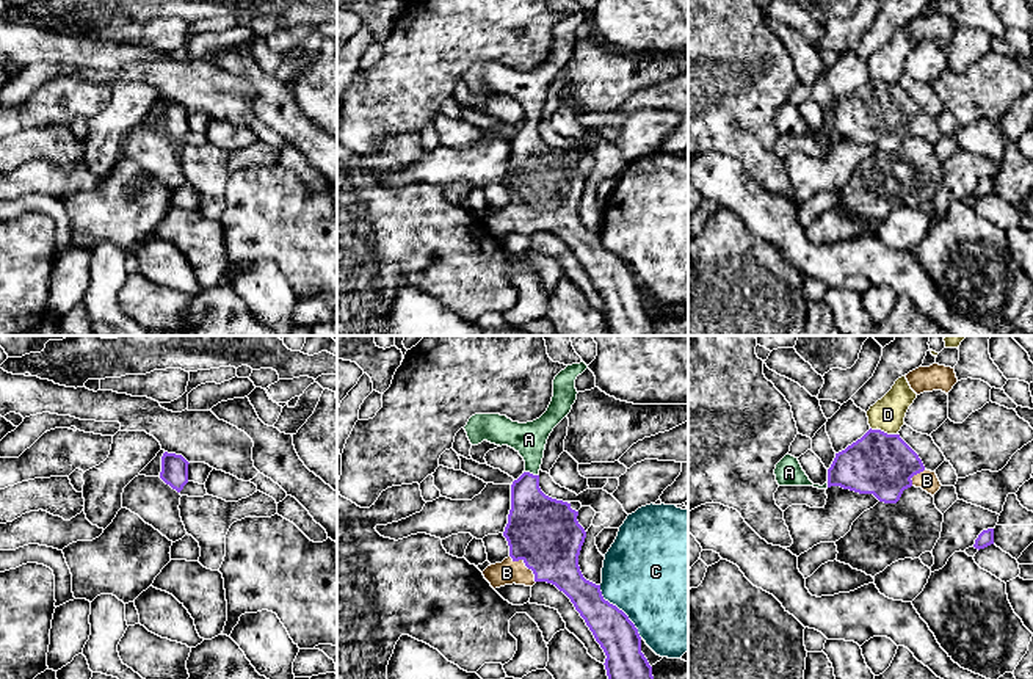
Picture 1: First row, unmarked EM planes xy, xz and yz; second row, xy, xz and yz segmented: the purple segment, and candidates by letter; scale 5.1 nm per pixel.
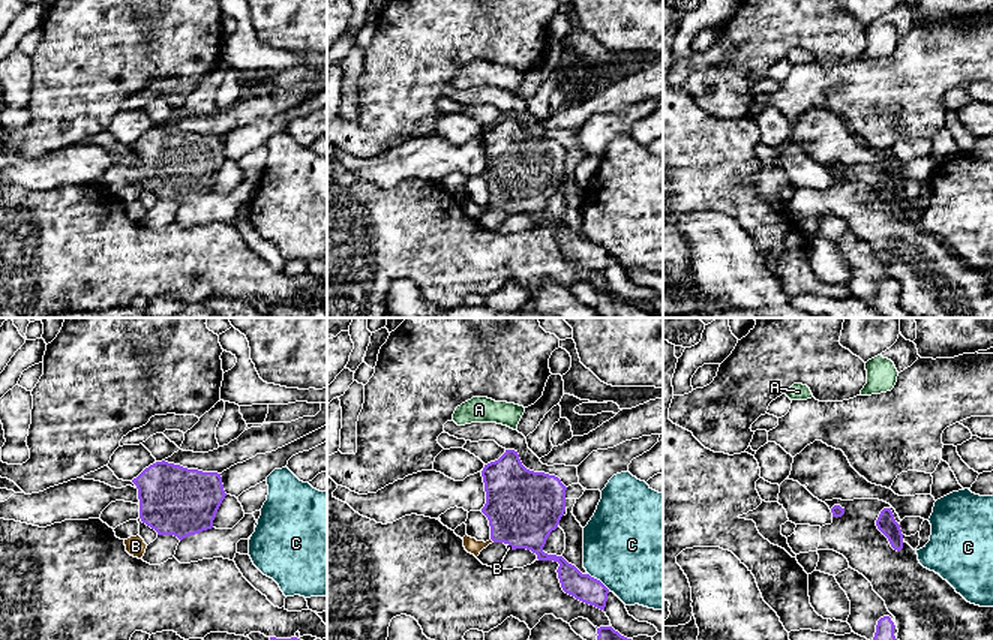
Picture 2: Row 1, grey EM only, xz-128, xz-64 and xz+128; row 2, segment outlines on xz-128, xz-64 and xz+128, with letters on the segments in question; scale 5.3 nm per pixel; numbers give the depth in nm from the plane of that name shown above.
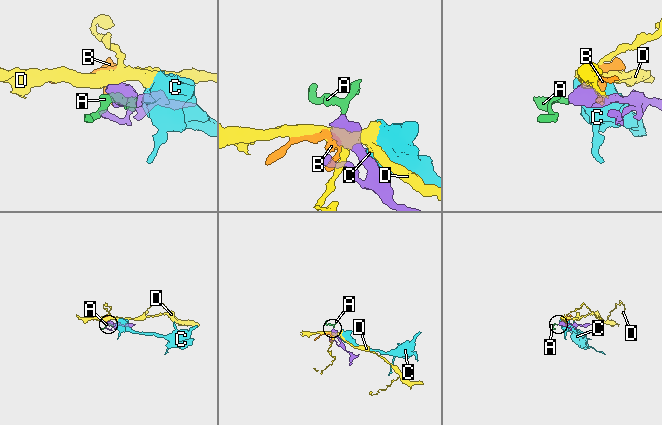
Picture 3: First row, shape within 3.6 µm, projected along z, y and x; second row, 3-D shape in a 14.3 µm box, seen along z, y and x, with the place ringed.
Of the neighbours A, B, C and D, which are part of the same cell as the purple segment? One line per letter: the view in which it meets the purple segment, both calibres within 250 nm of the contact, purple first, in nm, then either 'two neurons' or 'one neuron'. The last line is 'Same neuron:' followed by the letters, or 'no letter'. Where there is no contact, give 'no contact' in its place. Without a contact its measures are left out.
A: meets purple in xz; 300 nm thick on the purple side, 170 nm on the other; one neuron
B: meets purple in xz; 360 nm thick on the purple side, 130 nm on the other; one neuron
C: meets purple in xz; 200 nm thick on the purple side, 480 nm on the other; two neurons
D: meets purple in yz; 320 nm thick on the purple side, 180 nm on the other; two neurons
Same neuron: A, B

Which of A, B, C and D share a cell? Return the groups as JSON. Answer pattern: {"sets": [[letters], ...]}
{"sets": [["A", "B"], ["C"], ["D"]]}

